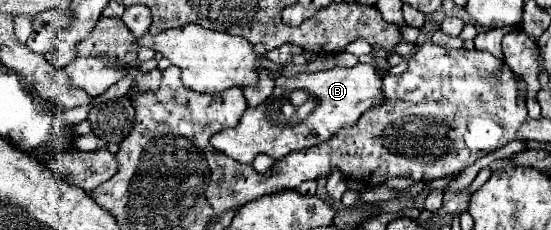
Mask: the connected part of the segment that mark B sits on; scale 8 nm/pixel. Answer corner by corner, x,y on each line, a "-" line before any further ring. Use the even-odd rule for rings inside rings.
358,64
354,68
336,66
326,72
298,74
292,78
280,76
268,100
264,100
256,108
248,108
234,128
224,128
222,132
214,134
210,138
210,144
218,152
224,152
226,156
232,156
242,164
252,164
256,154
268,154
270,158
280,160
288,152
322,144
324,140
330,140
340,128
356,124
358,118
368,108
378,106
382,102
384,96
380,88
382,88
382,78
374,72
372,64
-
296,90
304,90
312,98
310,100
314,102
312,112
302,116
296,114
298,108
290,104
290,96

